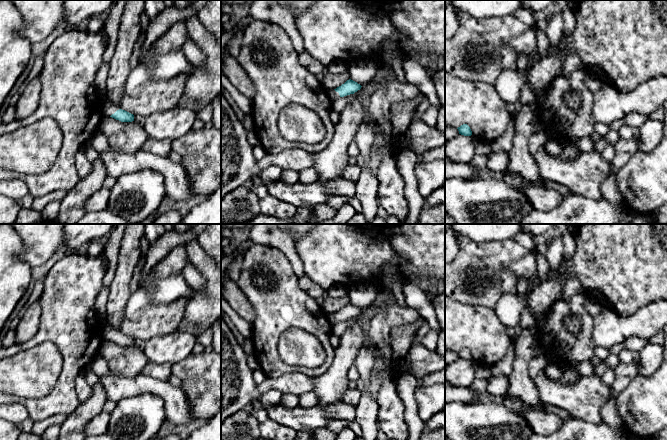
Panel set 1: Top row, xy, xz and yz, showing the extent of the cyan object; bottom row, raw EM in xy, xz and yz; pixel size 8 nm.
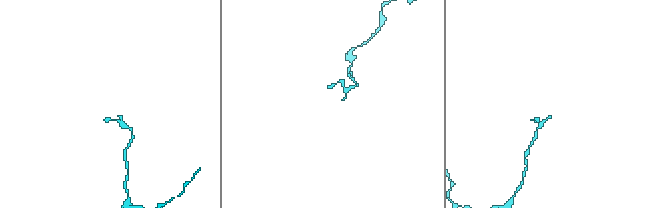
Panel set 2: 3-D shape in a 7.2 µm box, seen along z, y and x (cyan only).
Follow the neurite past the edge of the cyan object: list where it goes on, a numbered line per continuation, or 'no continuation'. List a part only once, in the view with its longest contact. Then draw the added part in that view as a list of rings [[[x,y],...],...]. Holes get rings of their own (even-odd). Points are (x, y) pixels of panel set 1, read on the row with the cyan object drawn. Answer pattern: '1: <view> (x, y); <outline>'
1: xy (108, 108); [[[106,96],[103,97],[103,114],[104,116],[111,116],[114,114],[119,108],[115,107],[112,103],[109,102]]]

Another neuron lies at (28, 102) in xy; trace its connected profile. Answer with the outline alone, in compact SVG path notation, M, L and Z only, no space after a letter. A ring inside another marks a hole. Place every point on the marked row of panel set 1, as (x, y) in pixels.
M38 77L32 80L20 94L16 106L17 120L23 120L30 116L38 107L41 93L41 84Z

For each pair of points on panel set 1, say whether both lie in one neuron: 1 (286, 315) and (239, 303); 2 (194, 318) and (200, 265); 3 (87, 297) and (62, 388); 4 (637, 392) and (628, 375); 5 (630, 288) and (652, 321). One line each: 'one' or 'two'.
1: two
2: one
3: one
4: two
5: two

